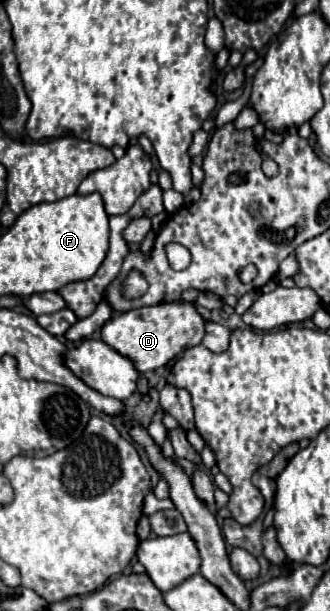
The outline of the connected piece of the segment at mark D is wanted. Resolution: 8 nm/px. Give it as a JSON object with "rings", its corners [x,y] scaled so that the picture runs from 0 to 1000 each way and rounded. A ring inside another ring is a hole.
{"rings":[[[567,493],[482,496],[482,499],[397,506],[385,512],[336,519],[306,538],[306,555],[330,568],[355,571],[367,581],[403,588],[427,610],[476,601],[500,601],[561,571],[603,565],[615,548],[621,548],[621,522],[597,509],[591,496],[567,496]]]}

